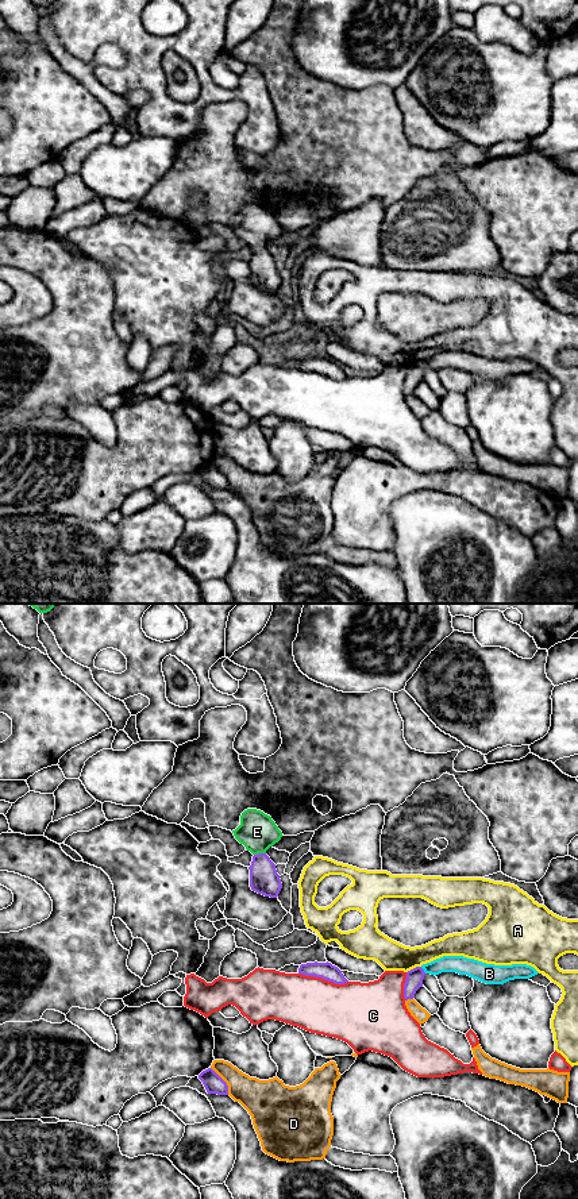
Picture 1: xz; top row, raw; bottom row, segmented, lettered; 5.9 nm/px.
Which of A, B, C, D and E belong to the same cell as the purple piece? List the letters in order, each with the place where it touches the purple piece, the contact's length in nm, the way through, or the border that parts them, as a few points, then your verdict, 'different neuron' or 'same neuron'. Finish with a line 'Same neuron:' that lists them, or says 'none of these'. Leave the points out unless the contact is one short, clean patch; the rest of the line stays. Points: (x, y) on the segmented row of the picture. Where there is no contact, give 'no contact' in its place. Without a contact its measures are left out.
A: meets purple in xz at (413, 968); contact 100 nm long; border along xz (420, 966), (407, 972); different neuron
B: meets purple in xz at (423, 970); contact 50 nm long; runs through xz (413, 982), (423, 970), (442, 964), (459, 964); same neuron
C: meets purple in xz at (323, 978); contact 300 nm long; different neuron
D: meets purple in xz at (223, 1080); contact 200 nm long; different neuron
E: meets purple in xz at (259, 854); contact 70 nm long; runs through xz (264, 879), (259, 854), (257, 832); same neuron
Same neuron: B, E

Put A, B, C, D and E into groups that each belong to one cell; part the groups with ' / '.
A / B E / C / D

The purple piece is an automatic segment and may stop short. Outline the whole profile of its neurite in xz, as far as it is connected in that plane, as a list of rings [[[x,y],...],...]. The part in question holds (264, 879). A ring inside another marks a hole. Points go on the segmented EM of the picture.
[[[247,809],[240,816],[240,825],[232,833],[254,855],[248,867],[251,890],[277,898],[282,883],[266,851],[281,840],[282,832],[270,816],[257,809]]]

